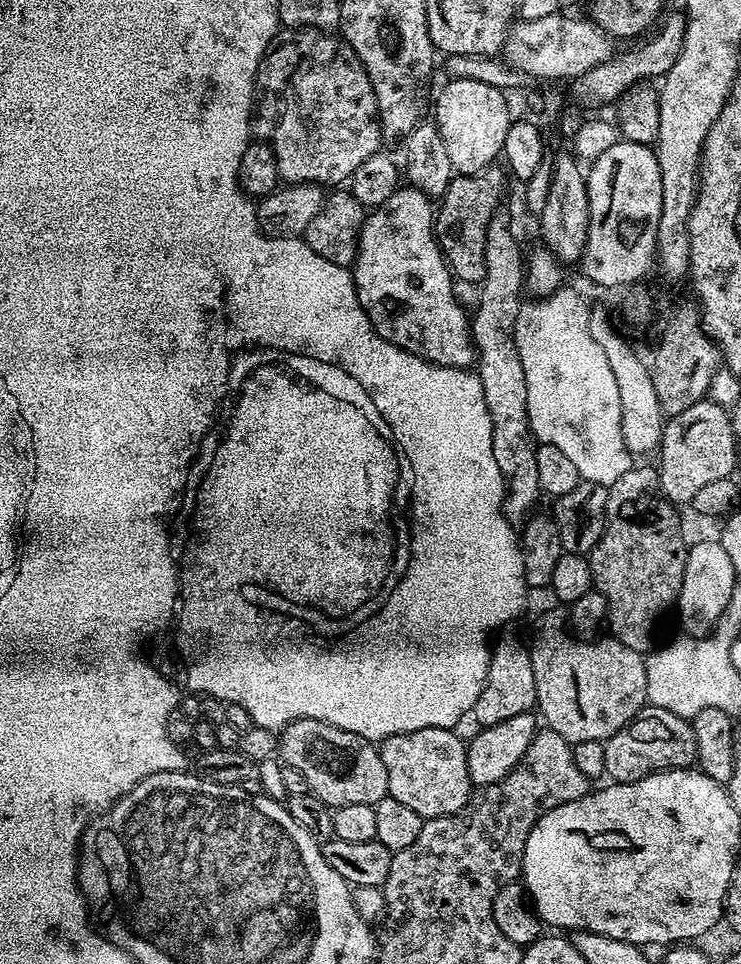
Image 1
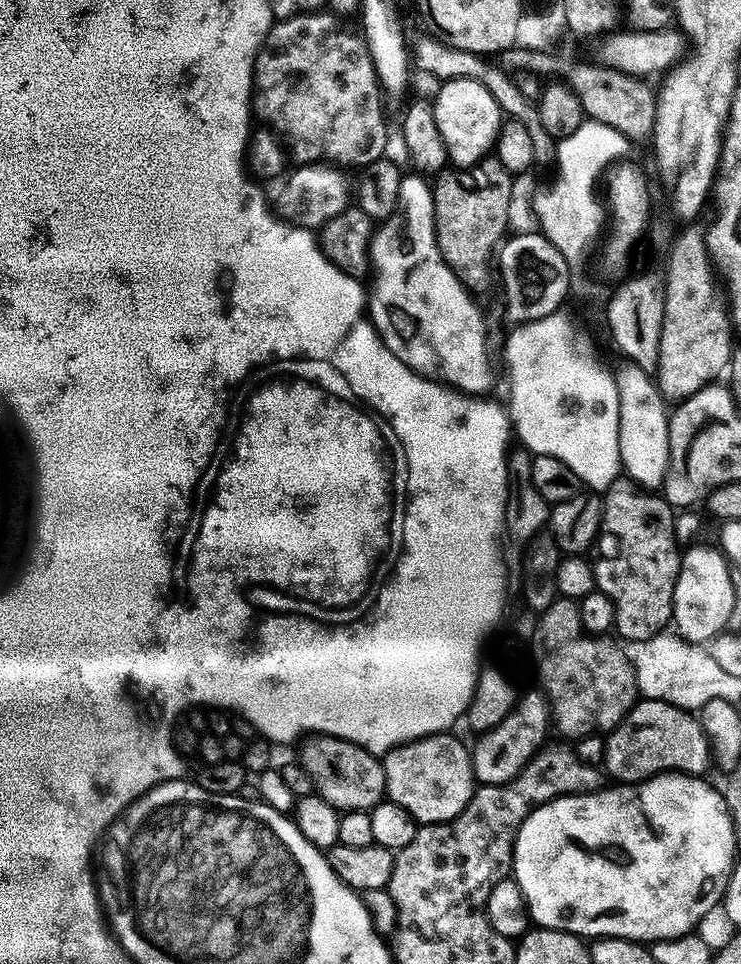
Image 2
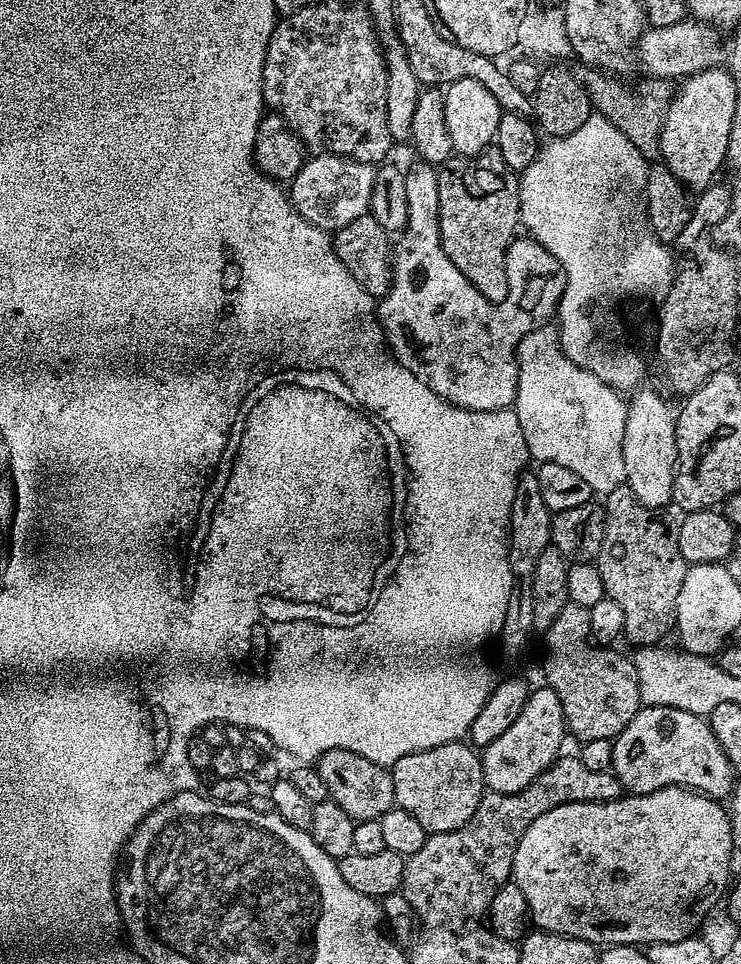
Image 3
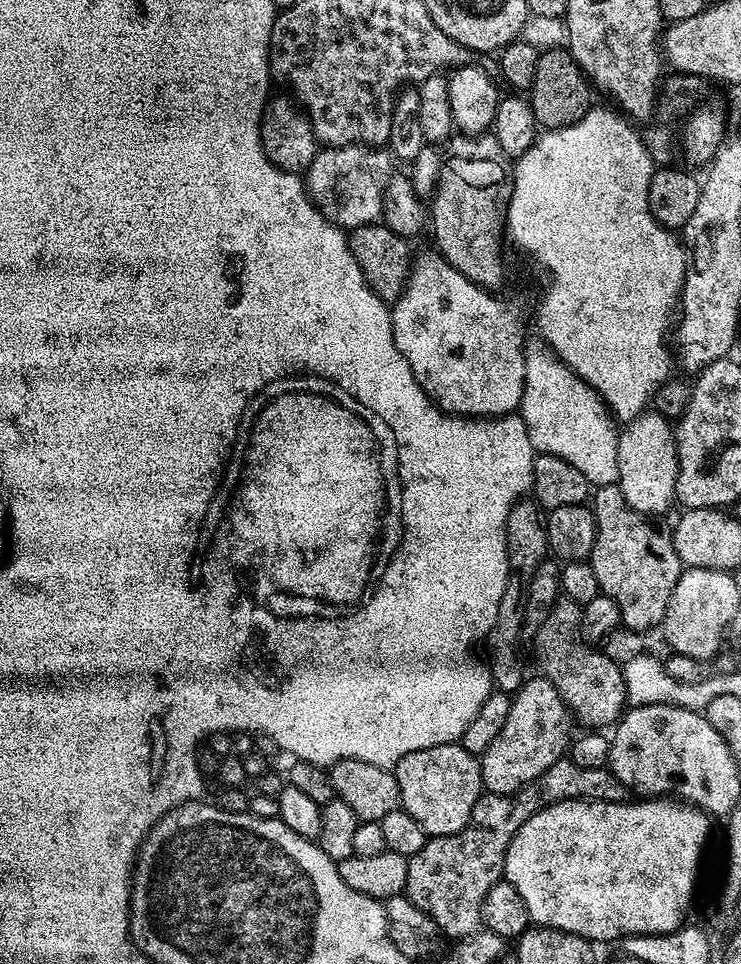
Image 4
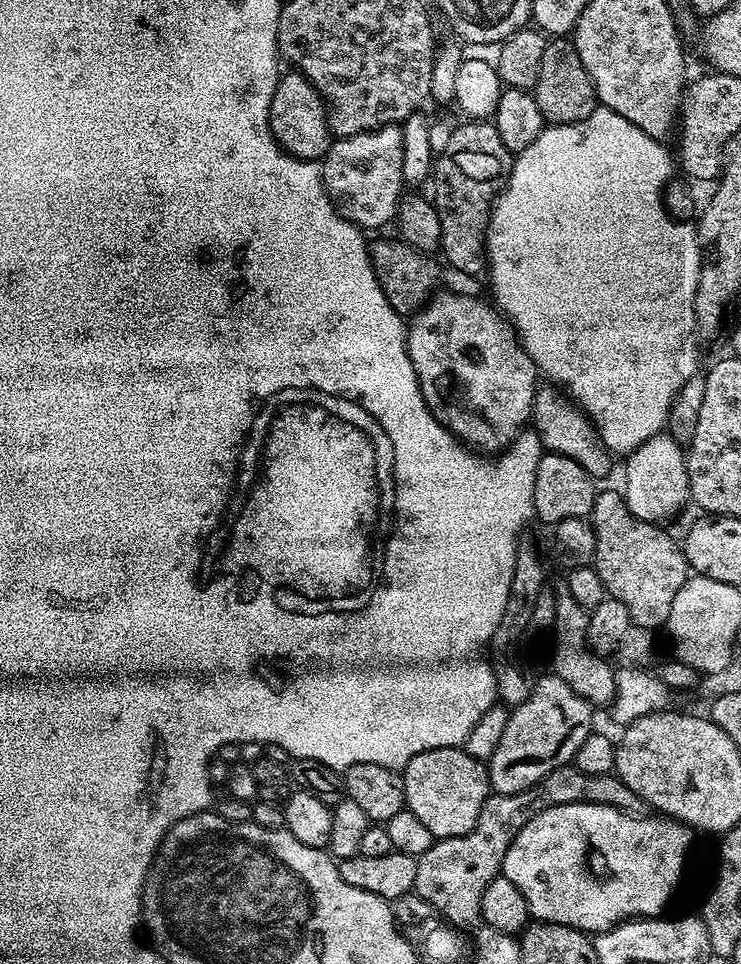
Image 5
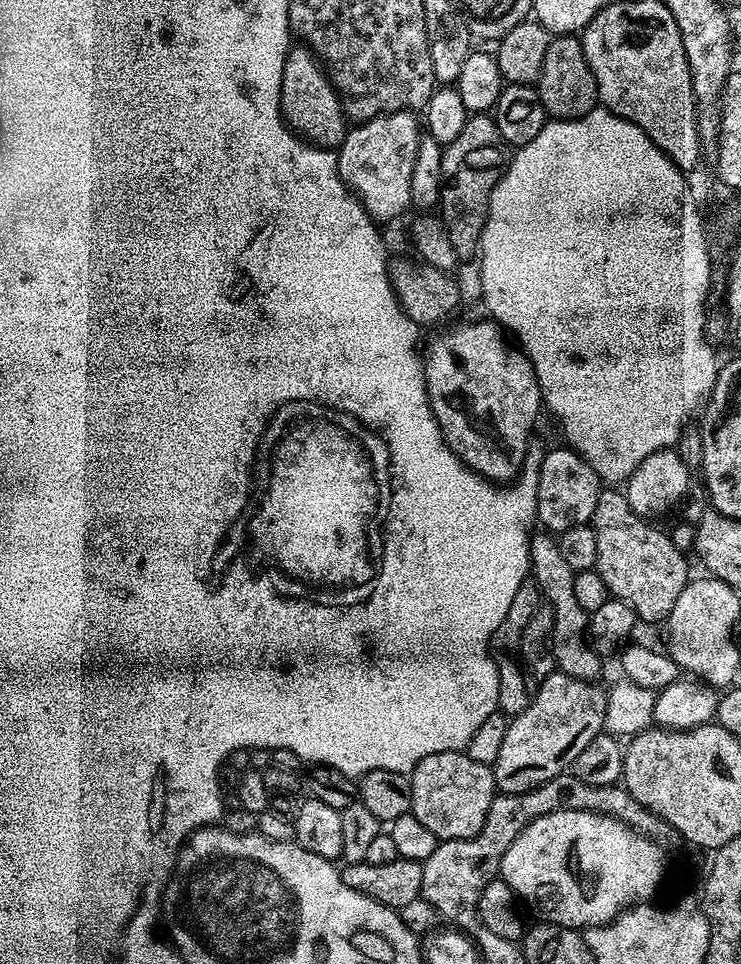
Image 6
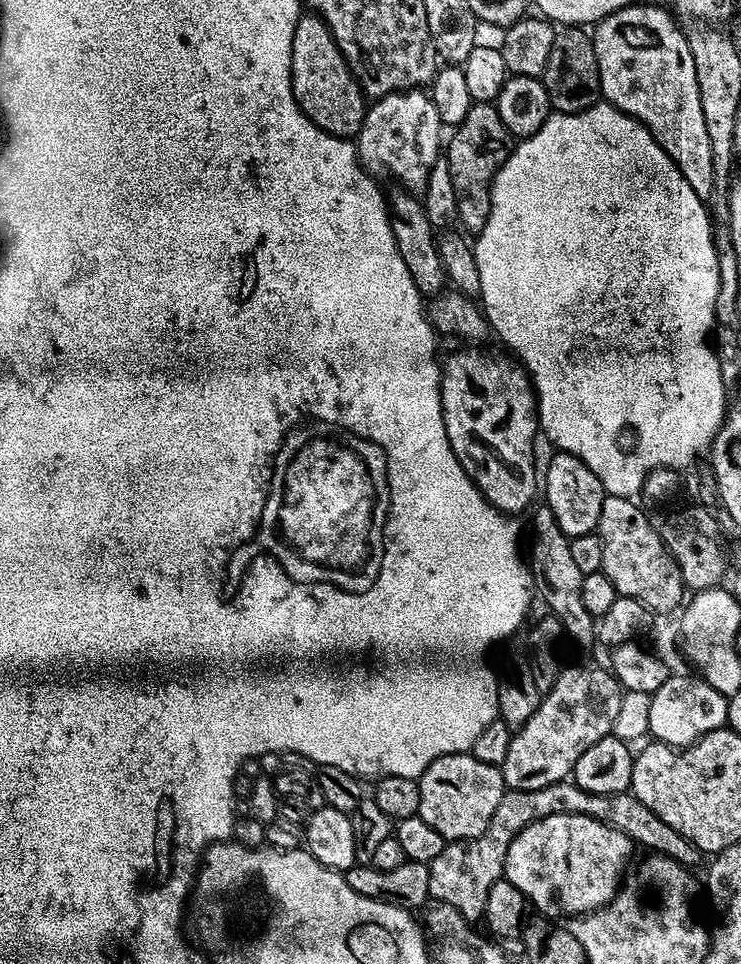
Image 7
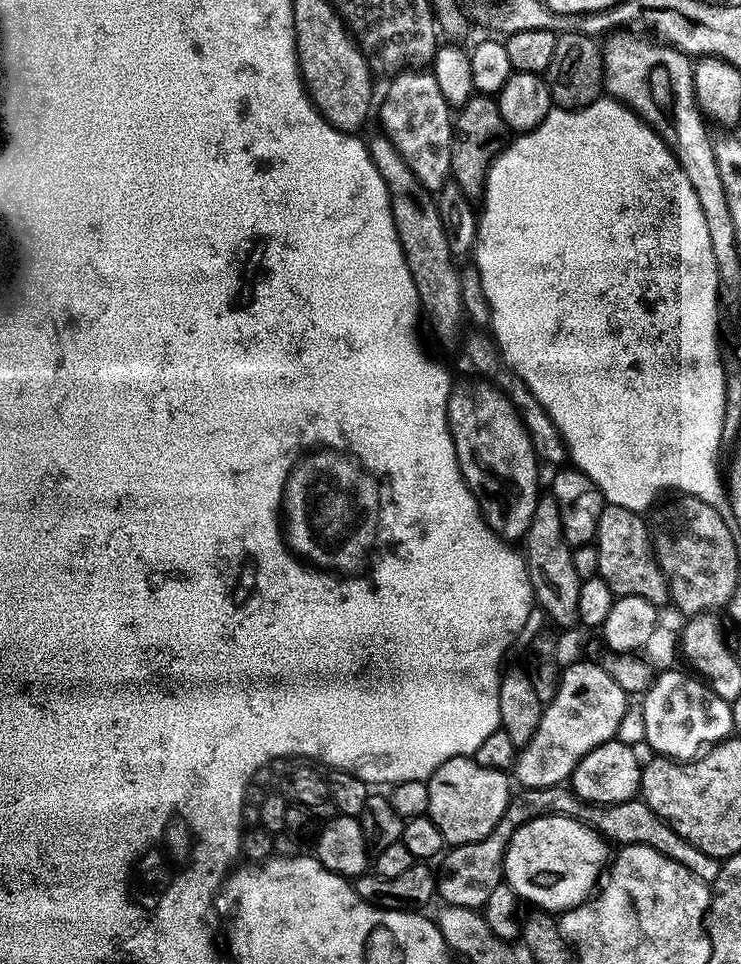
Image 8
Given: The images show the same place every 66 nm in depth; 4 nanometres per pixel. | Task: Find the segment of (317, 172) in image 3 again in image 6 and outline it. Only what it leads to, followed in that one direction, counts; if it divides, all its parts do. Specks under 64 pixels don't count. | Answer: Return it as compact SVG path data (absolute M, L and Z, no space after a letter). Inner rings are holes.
M389 110L383 116L375 116L372 120L366 120L357 123L355 126L349 127L348 133L344 135L344 141L340 143L340 147L336 152L336 161L338 162L338 170L340 177L344 183L352 189L360 198L360 203L364 205L364 209L371 214L373 220L383 222L383 220L396 220L403 214L412 204L412 195L410 194L410 178L414 174L414 158L418 154L418 146L422 139L422 124L418 119L417 113L412 110Z

